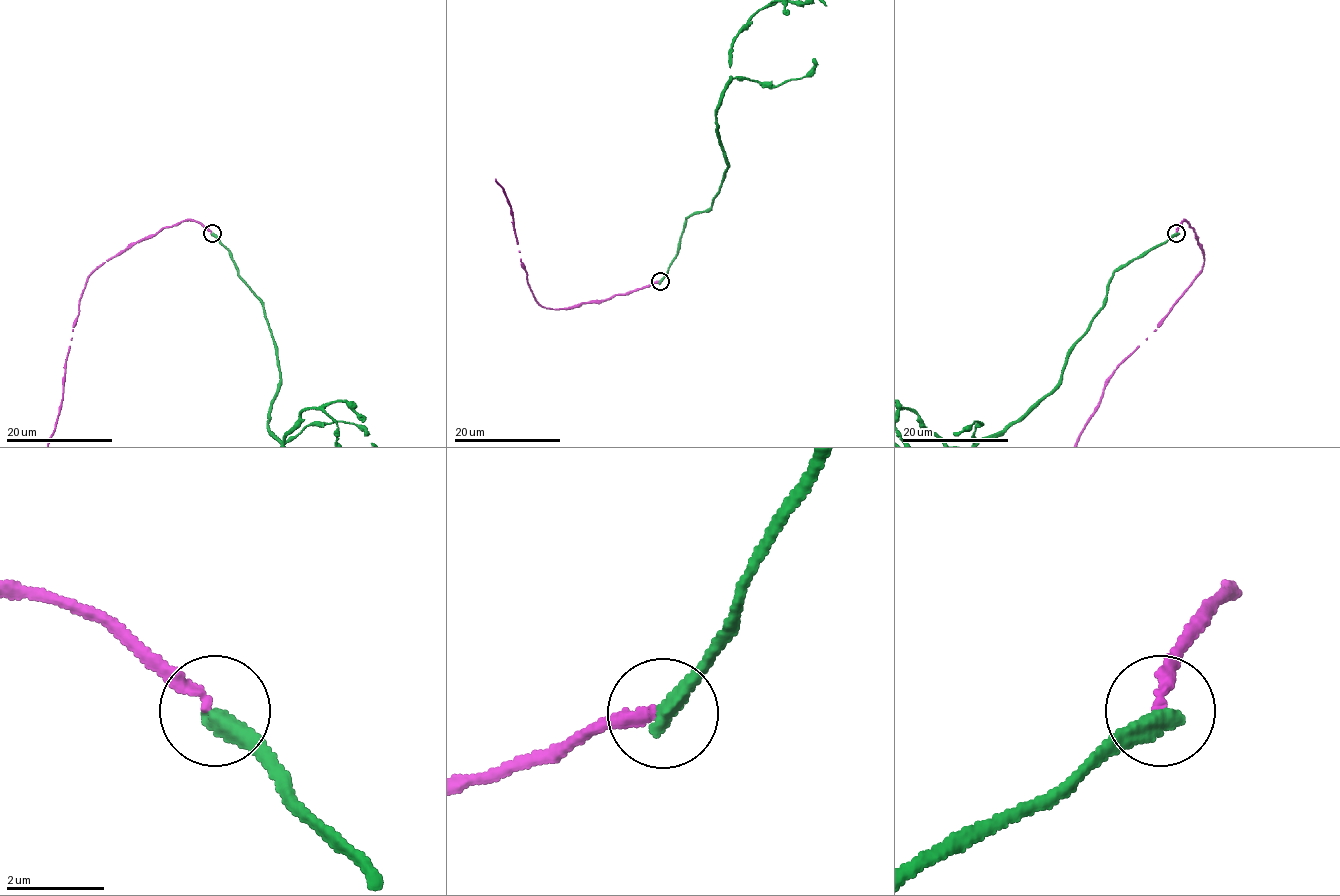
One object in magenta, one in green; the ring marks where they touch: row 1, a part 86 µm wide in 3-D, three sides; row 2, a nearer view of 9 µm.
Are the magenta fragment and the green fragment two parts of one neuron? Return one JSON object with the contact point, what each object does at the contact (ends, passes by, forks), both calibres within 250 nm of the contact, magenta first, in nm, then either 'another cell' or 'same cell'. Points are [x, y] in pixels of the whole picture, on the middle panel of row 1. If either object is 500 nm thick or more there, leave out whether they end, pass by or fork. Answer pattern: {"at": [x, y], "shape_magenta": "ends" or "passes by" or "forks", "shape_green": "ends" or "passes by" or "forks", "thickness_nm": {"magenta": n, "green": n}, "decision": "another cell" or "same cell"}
{"at": [660, 281], "shape_magenta": "ends", "shape_green": "ends", "thickness_nm": {"magenta": 240, "green": 400}, "decision": "another cell"}

